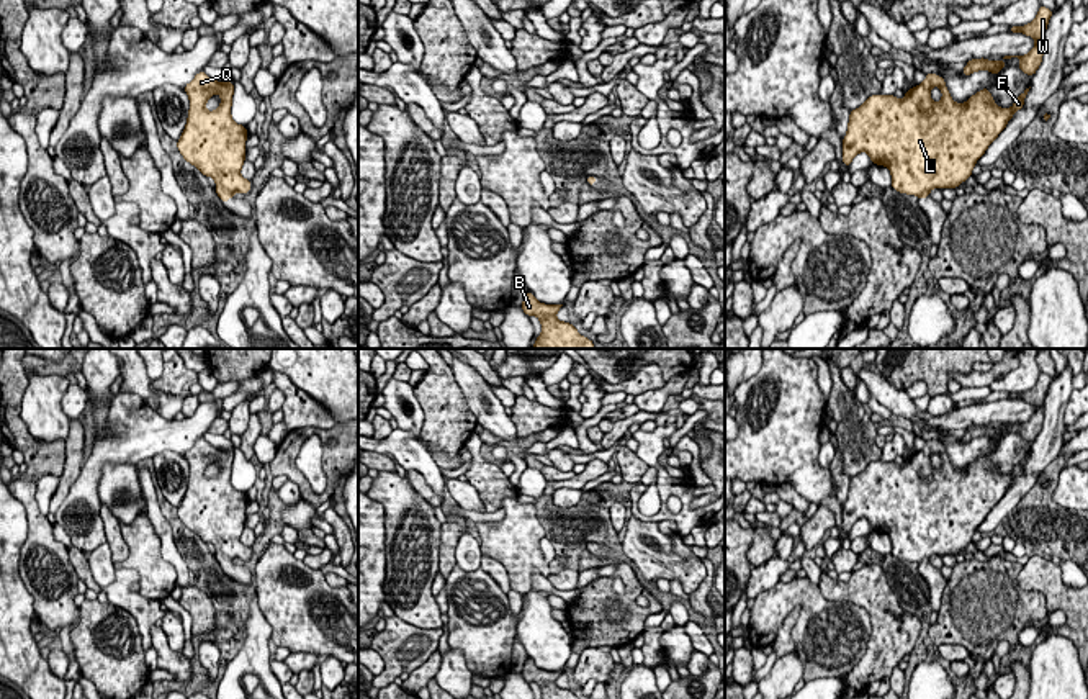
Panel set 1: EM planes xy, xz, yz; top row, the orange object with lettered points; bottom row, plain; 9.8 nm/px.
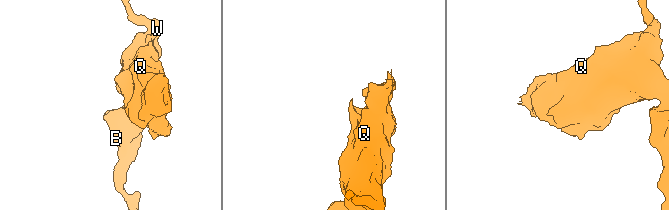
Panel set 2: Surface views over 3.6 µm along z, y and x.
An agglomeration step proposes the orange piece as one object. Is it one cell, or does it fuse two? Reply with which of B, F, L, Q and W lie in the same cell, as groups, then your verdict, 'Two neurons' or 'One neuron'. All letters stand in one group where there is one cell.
Groups: B F L Q W. One neuron

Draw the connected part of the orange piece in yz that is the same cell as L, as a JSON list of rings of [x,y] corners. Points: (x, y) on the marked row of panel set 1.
[[[926,74],[924,82],[905,92],[901,100],[877,93],[851,110],[841,160],[849,167],[859,152],[867,152],[872,164],[890,170],[893,190],[918,198],[929,196],[933,188],[955,188],[972,175],[977,160],[1023,108],[1027,92],[1029,88],[1011,108],[996,106],[988,88],[982,88],[965,103],[955,103],[946,80],[937,74]]]

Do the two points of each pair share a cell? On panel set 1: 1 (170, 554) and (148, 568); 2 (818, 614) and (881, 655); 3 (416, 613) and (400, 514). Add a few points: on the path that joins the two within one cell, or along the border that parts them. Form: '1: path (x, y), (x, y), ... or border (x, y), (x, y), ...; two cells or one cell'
1: border (151, 523), (177, 583); two cells
2: border (864, 608), (871, 624), (866, 653), (841, 675); two cells
3: path (411, 588), (411, 539); one cell

